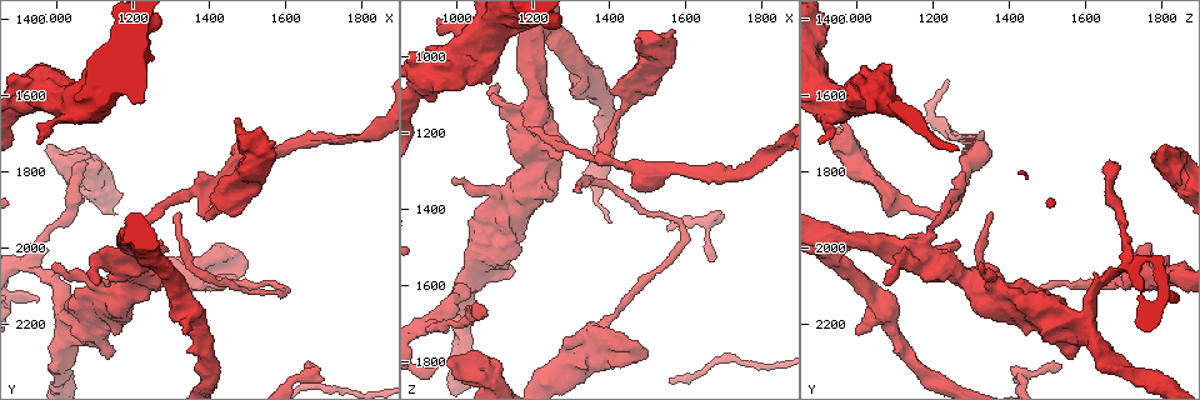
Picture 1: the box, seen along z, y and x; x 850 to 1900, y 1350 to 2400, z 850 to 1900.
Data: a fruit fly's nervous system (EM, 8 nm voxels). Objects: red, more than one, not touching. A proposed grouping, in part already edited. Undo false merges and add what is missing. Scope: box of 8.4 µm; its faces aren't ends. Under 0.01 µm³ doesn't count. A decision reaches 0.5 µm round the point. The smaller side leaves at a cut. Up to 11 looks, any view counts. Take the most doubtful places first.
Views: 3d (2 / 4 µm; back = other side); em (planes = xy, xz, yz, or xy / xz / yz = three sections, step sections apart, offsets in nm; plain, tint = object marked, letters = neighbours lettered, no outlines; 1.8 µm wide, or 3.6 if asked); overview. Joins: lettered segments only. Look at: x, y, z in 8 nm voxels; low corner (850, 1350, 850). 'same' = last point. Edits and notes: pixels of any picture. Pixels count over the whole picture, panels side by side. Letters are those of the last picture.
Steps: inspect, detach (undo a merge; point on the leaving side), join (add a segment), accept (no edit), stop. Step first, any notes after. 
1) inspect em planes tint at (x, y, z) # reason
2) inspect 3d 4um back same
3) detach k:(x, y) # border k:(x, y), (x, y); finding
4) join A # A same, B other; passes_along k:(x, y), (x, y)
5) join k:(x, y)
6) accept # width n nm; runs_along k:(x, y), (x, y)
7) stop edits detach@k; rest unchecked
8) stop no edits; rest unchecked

inspect em planes tint at (1355, 2075, 1730) # sharp bend

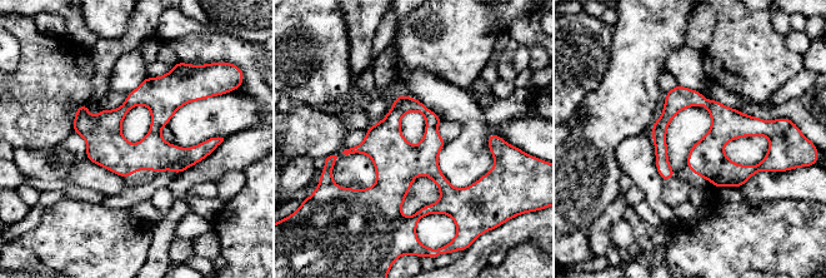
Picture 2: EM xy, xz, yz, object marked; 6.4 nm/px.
inspect em planes letters same # see the neighbours

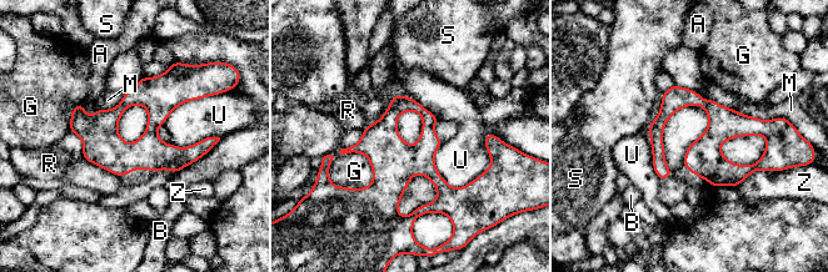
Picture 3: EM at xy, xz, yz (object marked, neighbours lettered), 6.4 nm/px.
accept # A other, B other, G other, M other, R other, S other, U other, Z other; border 3:(497, 135), (472, 181), (437, 171); continuous, no second neuron

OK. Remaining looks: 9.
inspect em planes plain at (1205, 1980, 930) # looks like a crossing

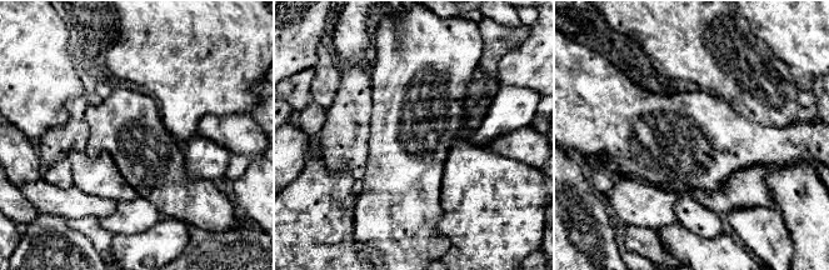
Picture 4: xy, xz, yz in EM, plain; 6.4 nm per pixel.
inspect em planes letters same # see the neighbours

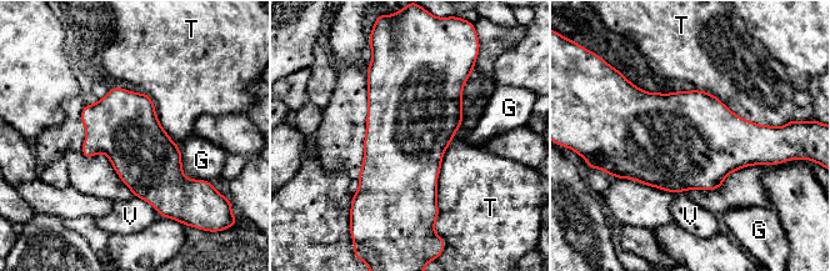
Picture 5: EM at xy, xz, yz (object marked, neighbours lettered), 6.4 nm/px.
accept # width 440 nm; longest_contact T 600 nm; G other, T other, V other; one neuron here

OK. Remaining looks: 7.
inspect 3d 2um at (1320, 1910, 1355) # thin end

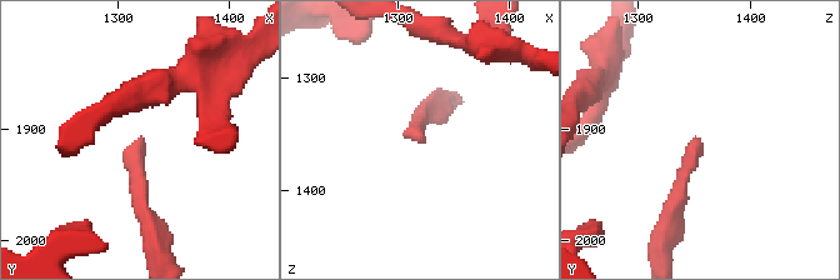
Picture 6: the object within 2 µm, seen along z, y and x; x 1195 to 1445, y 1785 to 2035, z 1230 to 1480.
inspect em planes letters at (1320, 1910, 1358) # shape alone is not enough

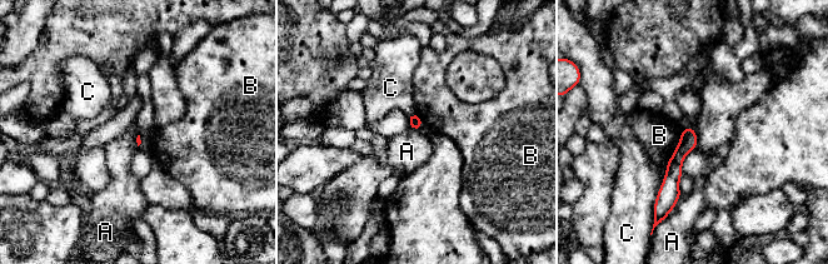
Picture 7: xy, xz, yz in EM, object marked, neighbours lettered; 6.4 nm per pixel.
accept # A other, B other, C other; border 7:(694, 130), (697, 148); none of them fits

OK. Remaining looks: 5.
inspect 3d 4um at (1200, 2045, 1175)

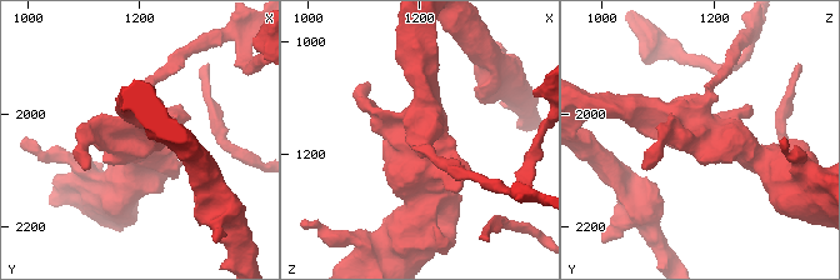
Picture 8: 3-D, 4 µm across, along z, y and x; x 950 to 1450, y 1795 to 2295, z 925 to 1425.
inspect em 3.6um xy step 4 tint at (1190, 2035, 1180)

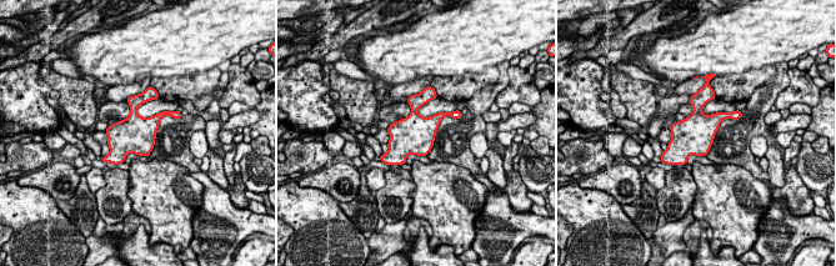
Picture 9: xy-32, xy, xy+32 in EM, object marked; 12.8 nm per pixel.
inspect em 3.6um xy step 4 letters same # see the neighbours

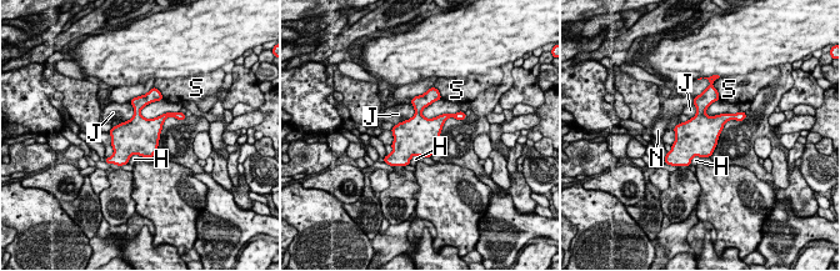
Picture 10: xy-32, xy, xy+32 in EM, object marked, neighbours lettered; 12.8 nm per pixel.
accept # width 480 nm; longest_contact J 400 nm; H other, J other, N other, S other; continuous, no second neuron

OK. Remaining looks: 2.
stop no edits; rest unchecked

